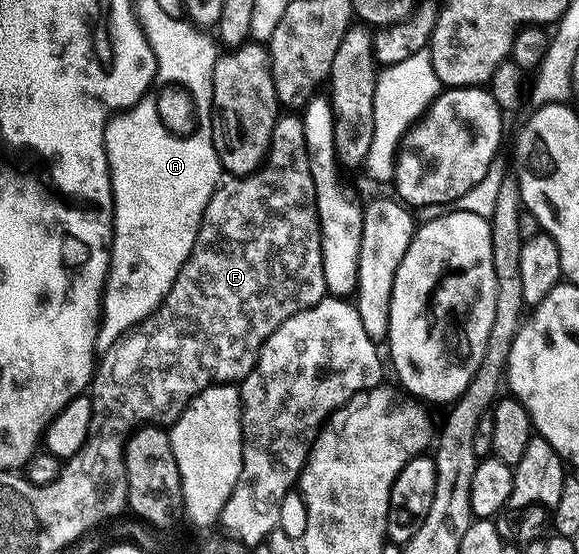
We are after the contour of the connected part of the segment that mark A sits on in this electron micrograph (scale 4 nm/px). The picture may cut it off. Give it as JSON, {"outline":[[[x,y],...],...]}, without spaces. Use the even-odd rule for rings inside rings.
{"outline":[[[150,95],[143,97],[126,113],[116,113],[111,118],[103,136],[103,146],[107,148],[115,218],[109,246],[111,262],[103,285],[103,307],[95,340],[95,348],[99,351],[113,347],[113,343],[126,337],[158,309],[193,251],[205,207],[221,180],[217,142],[207,141],[207,129],[203,129],[195,141],[175,141],[175,137],[167,137],[163,125],[159,125],[159,117],[155,117],[155,105],[151,105]]]}

